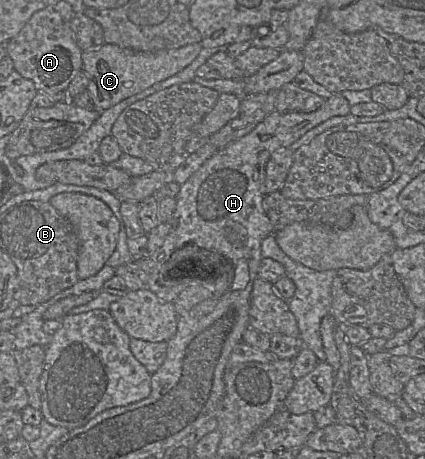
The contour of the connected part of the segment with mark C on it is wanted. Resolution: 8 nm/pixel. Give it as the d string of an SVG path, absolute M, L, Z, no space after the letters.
M103 43L96 49L82 53L82 70L88 75L87 91L95 108L104 111L120 101L138 94L185 69L199 55L201 43L191 43L176 49L139 52L115 44Z

